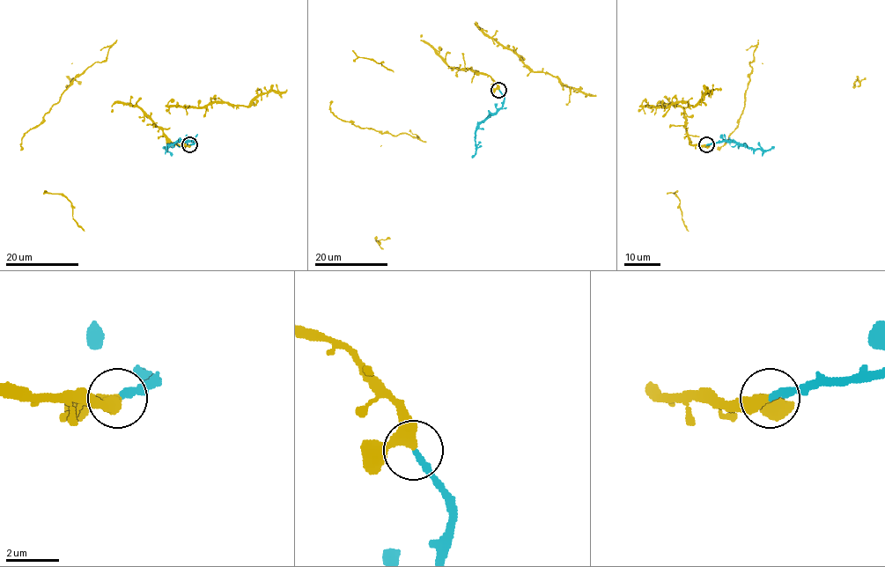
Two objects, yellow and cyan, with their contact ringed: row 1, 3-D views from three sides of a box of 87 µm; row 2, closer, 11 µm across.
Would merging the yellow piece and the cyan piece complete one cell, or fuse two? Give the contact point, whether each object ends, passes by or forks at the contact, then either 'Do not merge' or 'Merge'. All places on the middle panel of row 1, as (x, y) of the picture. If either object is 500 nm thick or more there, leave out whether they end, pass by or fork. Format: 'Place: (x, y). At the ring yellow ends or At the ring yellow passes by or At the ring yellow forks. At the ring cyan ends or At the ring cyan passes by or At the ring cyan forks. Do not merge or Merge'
Place: (498, 90). At the ring yellow passes by. At the ring cyan ends. Merge

